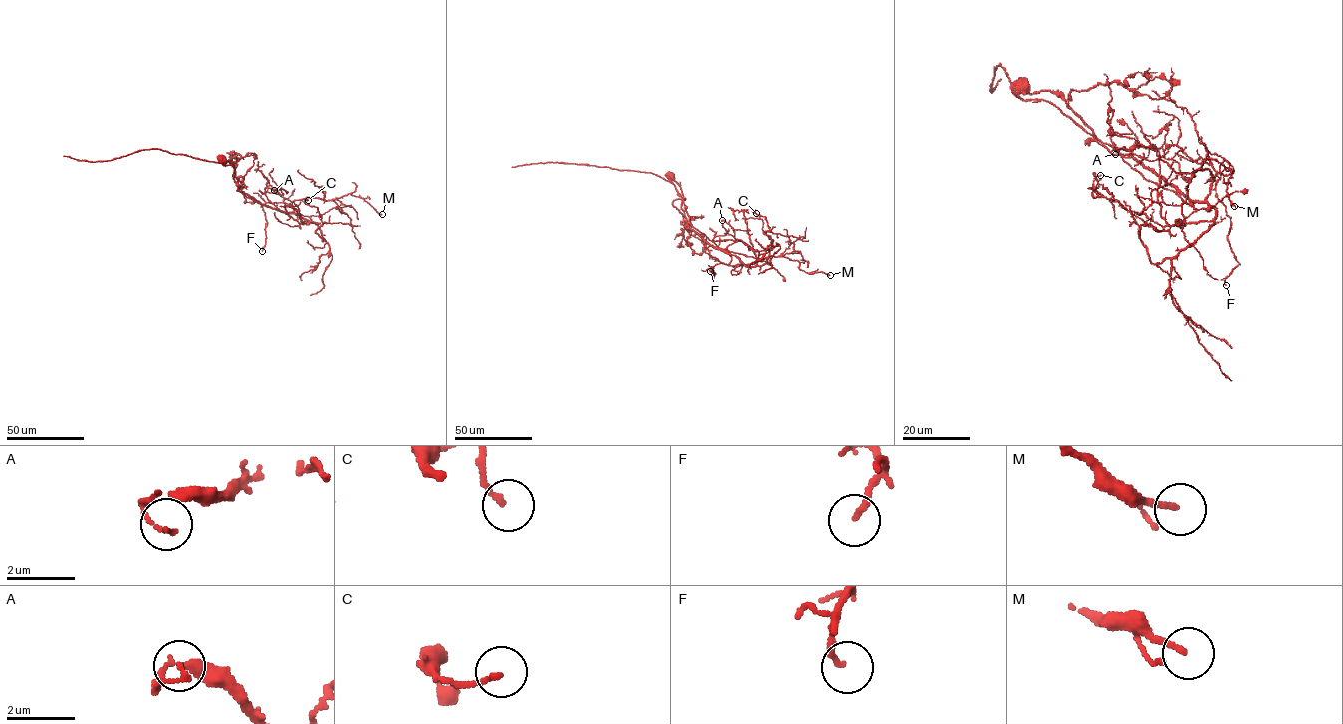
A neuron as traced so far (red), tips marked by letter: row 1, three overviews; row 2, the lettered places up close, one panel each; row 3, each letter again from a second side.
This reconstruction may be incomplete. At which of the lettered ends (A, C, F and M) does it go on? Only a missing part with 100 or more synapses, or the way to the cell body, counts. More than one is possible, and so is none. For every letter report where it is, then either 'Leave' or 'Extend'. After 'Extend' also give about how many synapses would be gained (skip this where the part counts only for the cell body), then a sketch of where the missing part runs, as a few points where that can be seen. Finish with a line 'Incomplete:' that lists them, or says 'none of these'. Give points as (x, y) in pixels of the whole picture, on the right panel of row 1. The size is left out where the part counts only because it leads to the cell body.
A: Place: (1115, 154). Leave
C: Place: (1100, 175). Leave
F: Place: (1226, 285). Leave
M: Place: (1234, 206). Leave
Incomplete: none of these

